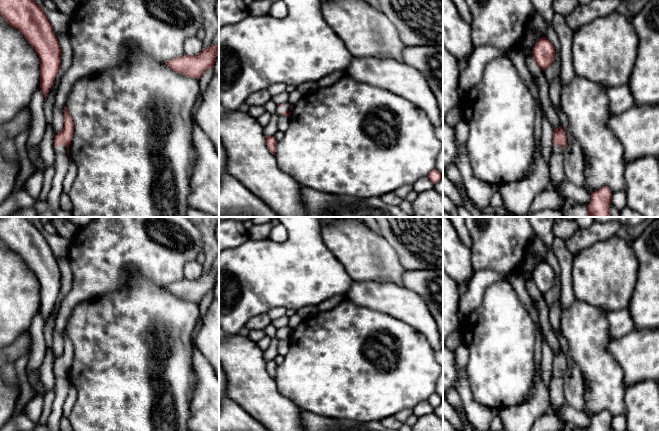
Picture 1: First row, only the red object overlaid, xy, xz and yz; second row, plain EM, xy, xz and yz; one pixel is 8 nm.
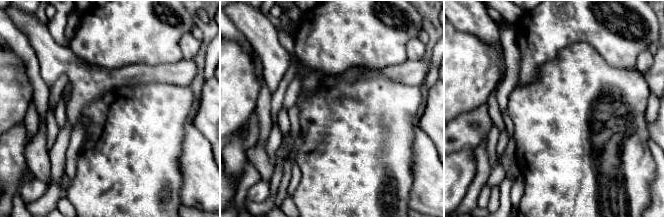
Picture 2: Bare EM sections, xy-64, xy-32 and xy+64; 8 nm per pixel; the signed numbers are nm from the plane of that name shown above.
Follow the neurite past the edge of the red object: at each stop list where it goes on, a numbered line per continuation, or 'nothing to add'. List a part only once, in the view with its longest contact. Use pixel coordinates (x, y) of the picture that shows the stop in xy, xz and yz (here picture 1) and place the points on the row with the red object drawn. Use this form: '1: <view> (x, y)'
1: xy (62, 160)

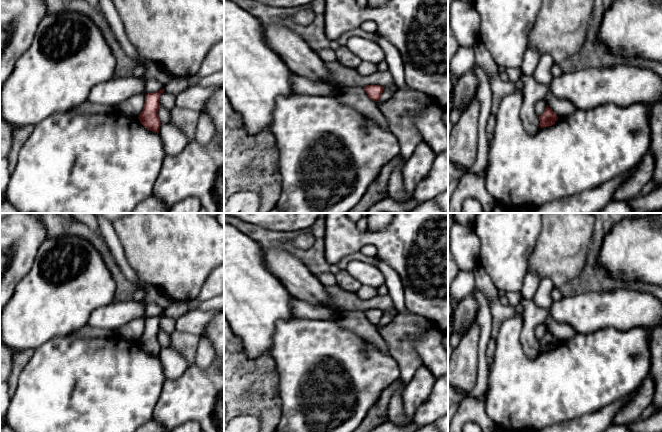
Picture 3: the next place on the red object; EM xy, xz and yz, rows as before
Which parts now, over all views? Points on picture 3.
nothing to add

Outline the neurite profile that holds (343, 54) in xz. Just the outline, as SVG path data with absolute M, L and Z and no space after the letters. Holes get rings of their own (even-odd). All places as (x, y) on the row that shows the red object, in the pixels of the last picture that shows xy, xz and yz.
M358 27L346 32L337 40L340 45L340 47L335 51L337 61L348 68L356 69L362 60L347 48L347 41L352 36L360 36L378 42L378 35L376 33L365 32Z

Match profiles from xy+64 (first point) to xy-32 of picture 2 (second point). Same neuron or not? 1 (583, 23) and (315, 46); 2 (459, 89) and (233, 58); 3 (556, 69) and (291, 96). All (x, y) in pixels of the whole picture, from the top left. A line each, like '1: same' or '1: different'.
1: same
2: same
3: different

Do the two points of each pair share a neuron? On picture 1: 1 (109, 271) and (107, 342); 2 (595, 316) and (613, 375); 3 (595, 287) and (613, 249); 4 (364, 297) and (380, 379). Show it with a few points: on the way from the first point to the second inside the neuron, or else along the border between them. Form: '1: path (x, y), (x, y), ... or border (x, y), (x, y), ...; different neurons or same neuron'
1: border (128, 279), (115, 289), (89, 300); different neurons
2: path (595, 331), (595, 357), (598, 360); same neuron
3: path (602, 278), (611, 266), (613, 258); same neuron
4: border (345, 298), (359, 306), (376, 309), (388, 315); different neurons

